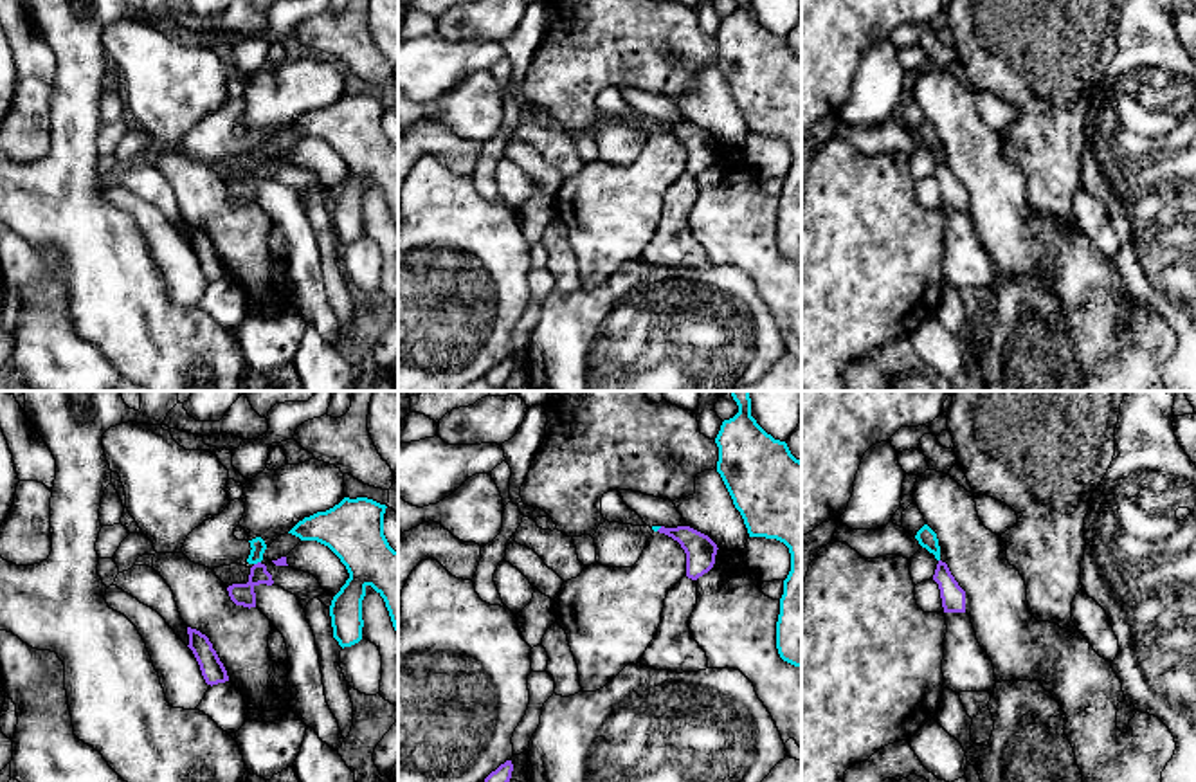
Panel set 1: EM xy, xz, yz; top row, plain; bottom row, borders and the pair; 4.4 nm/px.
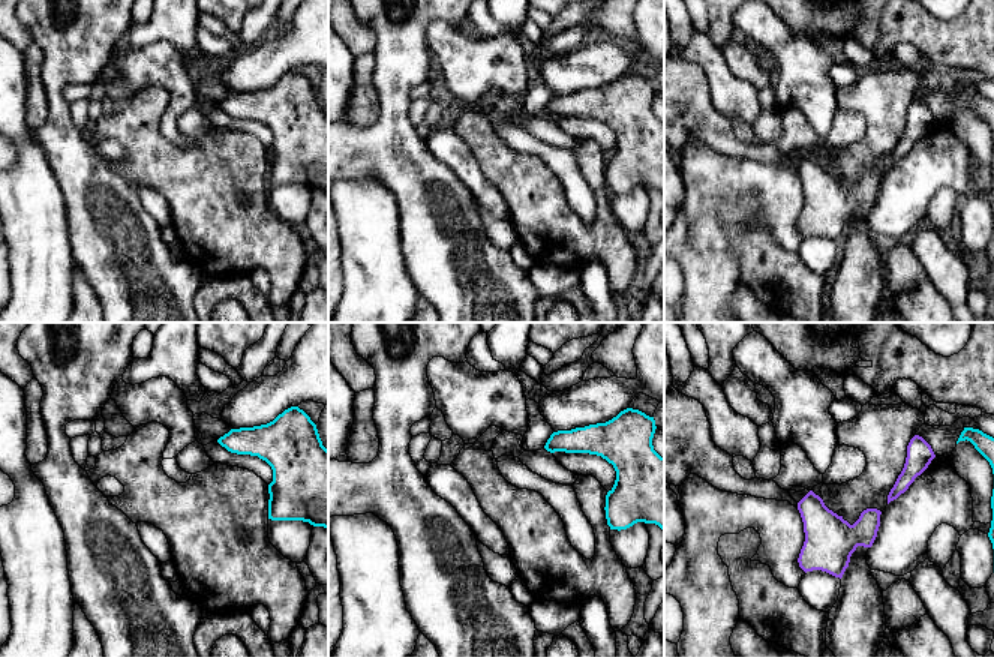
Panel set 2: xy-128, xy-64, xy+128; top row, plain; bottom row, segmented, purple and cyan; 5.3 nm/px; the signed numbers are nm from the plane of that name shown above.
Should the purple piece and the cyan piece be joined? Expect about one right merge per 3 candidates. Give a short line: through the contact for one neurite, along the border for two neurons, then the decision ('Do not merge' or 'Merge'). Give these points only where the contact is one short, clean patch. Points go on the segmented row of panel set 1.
Line: xy (260, 561), (254, 564). Do not merge

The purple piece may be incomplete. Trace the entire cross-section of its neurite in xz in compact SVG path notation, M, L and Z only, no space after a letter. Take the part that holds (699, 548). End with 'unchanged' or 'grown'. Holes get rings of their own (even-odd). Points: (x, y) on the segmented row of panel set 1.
M661 526L657 532L672 537L684 550L688 578L697 580L713 568L719 548L708 535L690 526L677 528Z; unchanged

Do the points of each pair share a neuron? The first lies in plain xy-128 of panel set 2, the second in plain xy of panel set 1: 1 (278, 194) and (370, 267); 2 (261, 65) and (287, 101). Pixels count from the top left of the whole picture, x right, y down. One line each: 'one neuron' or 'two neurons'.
1: one neuron
2: one neuron

